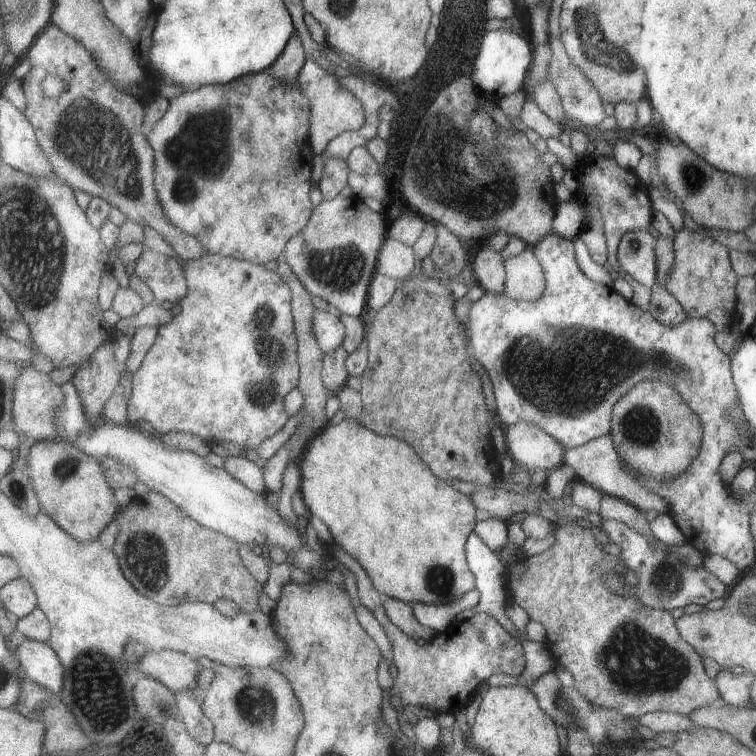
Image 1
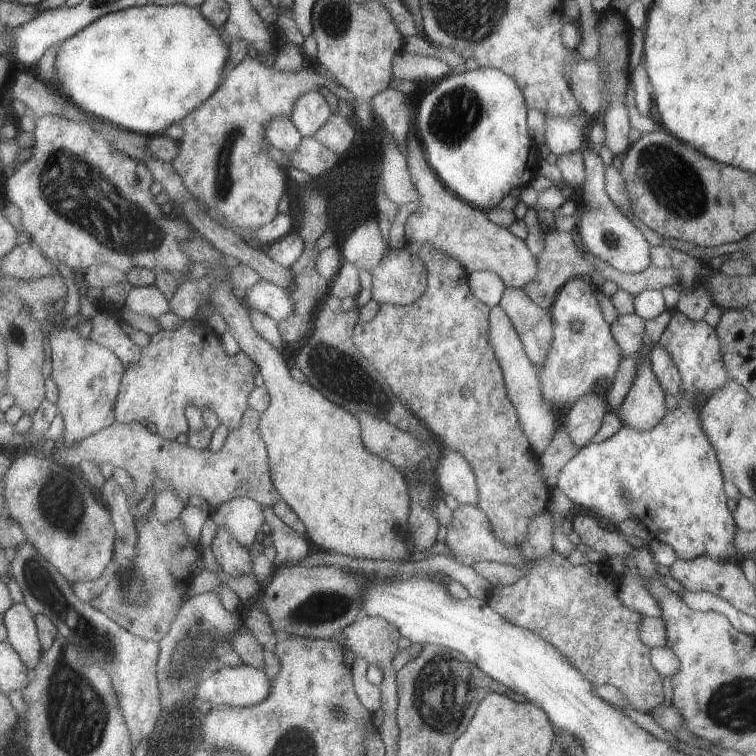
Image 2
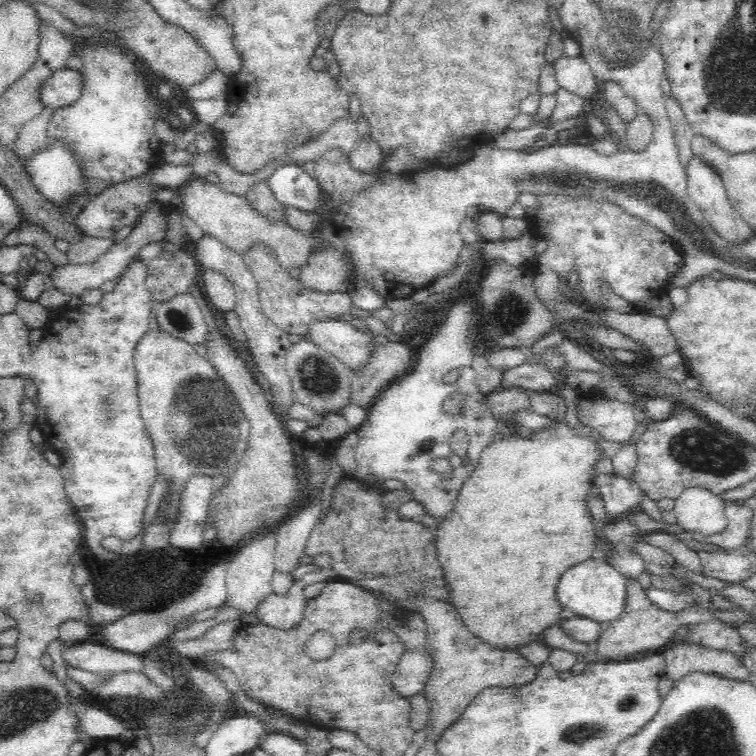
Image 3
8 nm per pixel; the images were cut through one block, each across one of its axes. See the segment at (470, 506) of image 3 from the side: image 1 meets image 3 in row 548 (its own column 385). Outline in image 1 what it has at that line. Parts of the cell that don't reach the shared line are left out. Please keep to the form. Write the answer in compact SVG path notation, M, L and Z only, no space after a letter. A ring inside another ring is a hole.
M343 420L341 424L329 424L319 436L313 438L305 460L301 464L301 492L303 492L303 500L307 510L319 518L321 522L325 522L325 526L329 528L329 532L335 538L335 544L339 548L343 548L345 552L349 552L371 576L375 588L389 598L397 598L403 600L405 604L451 604L457 598L461 598L465 592L475 590L475 574L471 574L471 568L467 566L467 540L471 538L471 532L475 532L475 502L471 502L469 496L457 492L449 482L437 478L435 470L431 470L431 466L413 450L411 444L407 444L405 440L393 438L393 436L381 436L375 434L373 430L369 430L367 426L363 426L363 422L359 420Z

